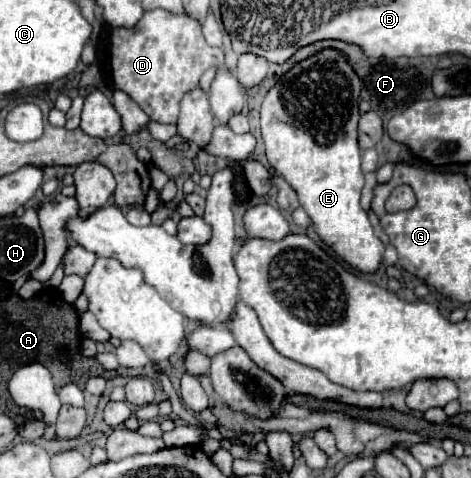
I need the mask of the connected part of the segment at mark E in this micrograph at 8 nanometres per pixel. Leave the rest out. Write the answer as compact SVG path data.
M321 49L305 61L295 63L281 79L269 89L261 107L261 135L265 141L267 159L283 179L299 195L301 207L313 221L315 233L351 267L361 273L373 273L383 257L383 243L375 237L375 231L367 219L367 213L359 205L363 189L361 151L357 145L357 121L359 121L359 91L361 81L343 51Z

